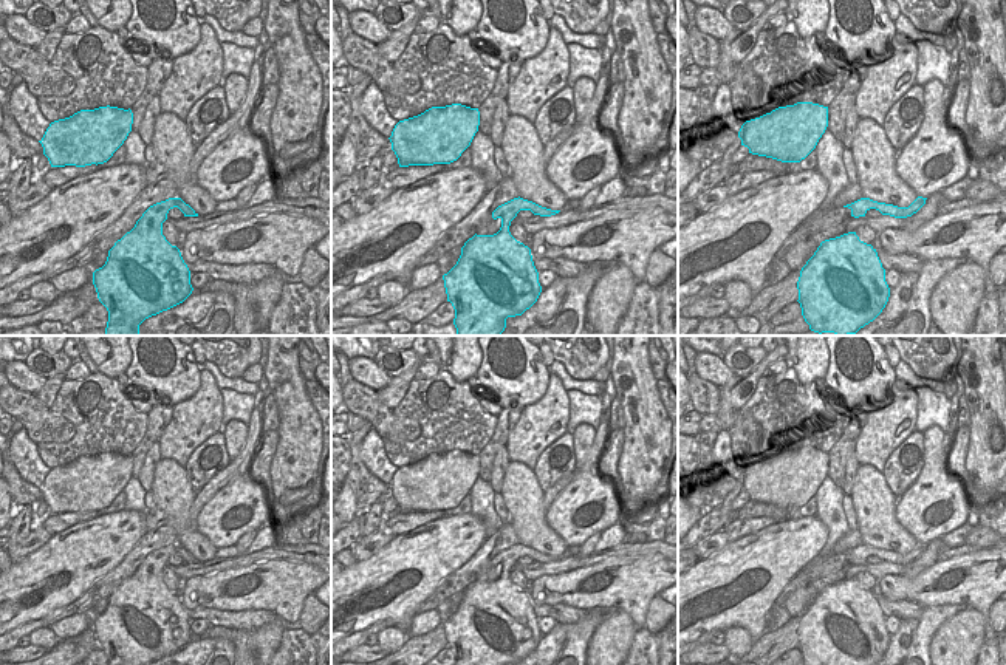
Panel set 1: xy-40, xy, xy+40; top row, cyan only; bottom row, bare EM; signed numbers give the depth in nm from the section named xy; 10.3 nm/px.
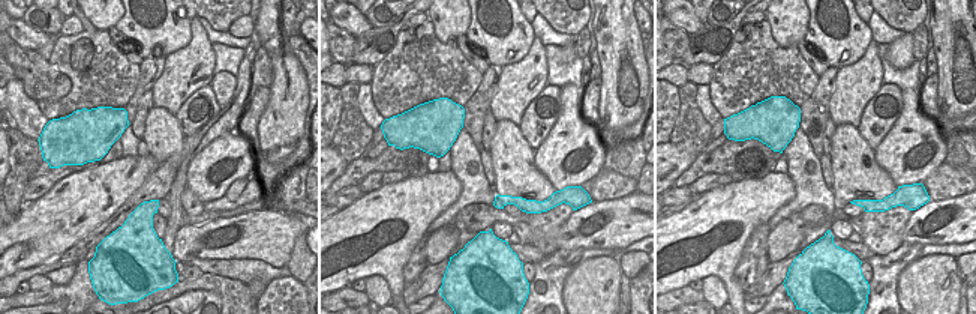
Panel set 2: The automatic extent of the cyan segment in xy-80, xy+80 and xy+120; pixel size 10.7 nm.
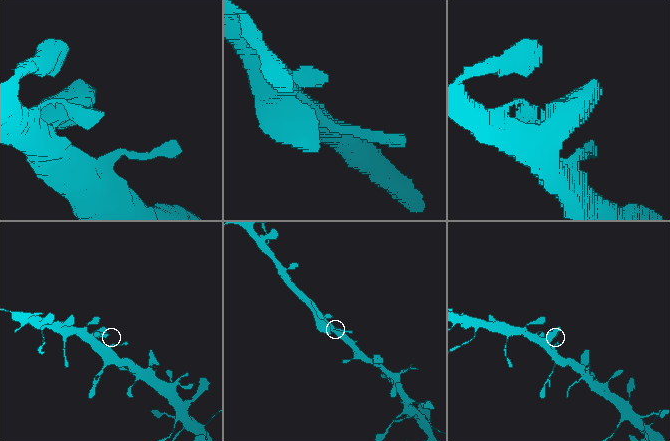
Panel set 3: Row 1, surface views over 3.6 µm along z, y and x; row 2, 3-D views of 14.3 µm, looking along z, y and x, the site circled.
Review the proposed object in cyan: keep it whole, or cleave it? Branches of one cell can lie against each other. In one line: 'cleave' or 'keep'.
keep

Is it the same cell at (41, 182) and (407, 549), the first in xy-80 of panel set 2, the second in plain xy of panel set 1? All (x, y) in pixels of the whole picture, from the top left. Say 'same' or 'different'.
different

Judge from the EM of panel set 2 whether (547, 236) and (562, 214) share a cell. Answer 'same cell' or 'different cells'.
same cell

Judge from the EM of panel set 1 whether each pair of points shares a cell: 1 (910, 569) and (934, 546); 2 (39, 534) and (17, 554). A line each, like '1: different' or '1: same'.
1: same
2: same

